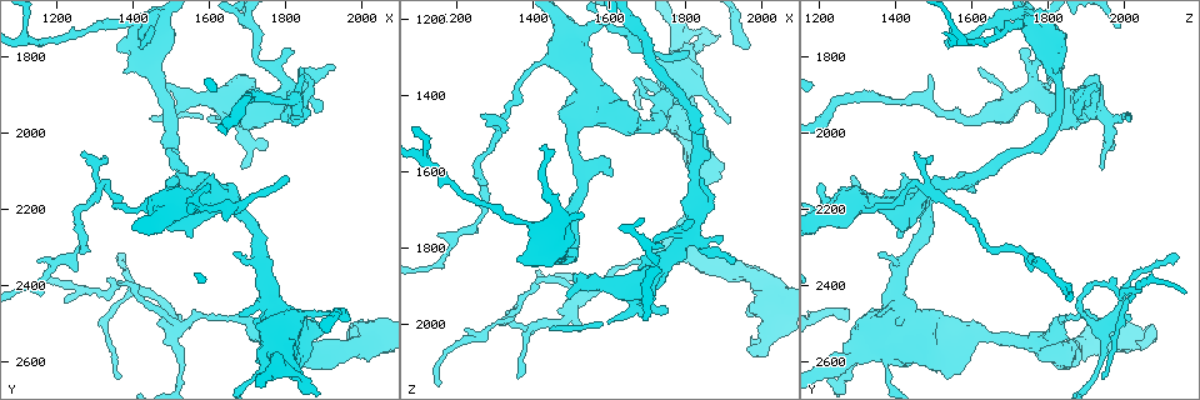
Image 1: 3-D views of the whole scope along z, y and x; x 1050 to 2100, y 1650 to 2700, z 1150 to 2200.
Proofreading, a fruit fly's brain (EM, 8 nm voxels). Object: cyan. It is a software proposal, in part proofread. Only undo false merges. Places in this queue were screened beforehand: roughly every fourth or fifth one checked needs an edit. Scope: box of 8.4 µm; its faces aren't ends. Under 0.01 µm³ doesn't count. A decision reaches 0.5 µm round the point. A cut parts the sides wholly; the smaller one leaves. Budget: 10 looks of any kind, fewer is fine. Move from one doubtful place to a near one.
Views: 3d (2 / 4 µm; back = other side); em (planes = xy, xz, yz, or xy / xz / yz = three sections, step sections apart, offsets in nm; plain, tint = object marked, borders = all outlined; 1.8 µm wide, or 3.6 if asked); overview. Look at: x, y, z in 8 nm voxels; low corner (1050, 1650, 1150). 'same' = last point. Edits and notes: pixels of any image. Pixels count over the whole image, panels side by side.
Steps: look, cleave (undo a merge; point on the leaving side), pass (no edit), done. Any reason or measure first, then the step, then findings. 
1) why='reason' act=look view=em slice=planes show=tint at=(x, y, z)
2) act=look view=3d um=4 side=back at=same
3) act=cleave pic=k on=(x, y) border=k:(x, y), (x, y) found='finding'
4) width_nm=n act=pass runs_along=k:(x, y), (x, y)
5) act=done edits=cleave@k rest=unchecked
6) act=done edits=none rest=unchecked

why='sudden change in width' act=look view=em um=3.6 slice=xz step=16 show=tint at=(1570, 2185, 1215)

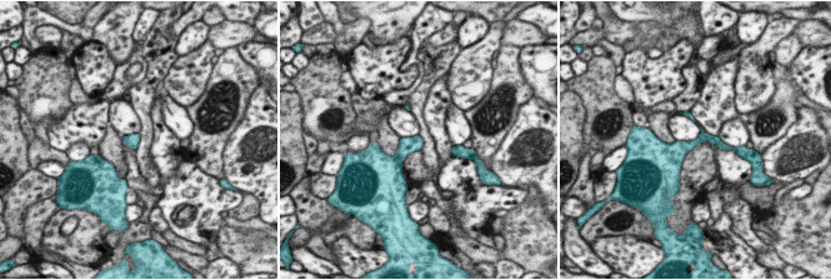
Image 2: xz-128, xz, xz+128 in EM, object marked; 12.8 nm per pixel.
why='cut it another way' act=look view=em um=3.6 slice=planes show=tint at=same

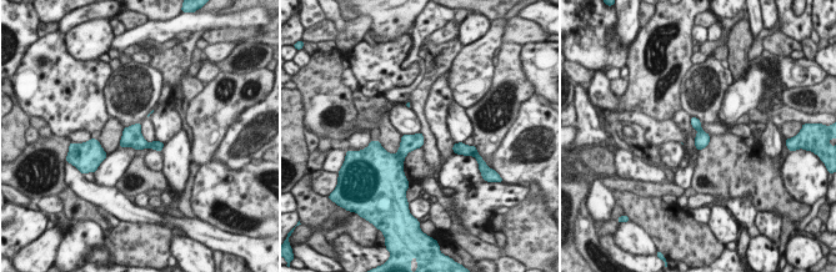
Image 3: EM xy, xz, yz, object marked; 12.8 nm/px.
act=pass found='continuous, no second neuron'

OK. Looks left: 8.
why='abrupt turn' act=look view=em slice=xz step=16 show=tint at=(1535, 2500, 1920)

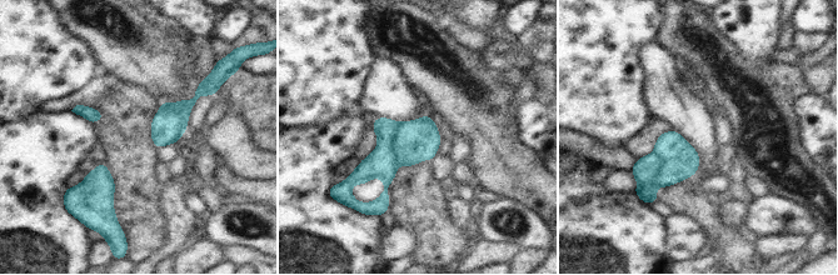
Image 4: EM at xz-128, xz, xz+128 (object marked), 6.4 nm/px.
act=look view=em slice=xy step=4 show=tint at=same

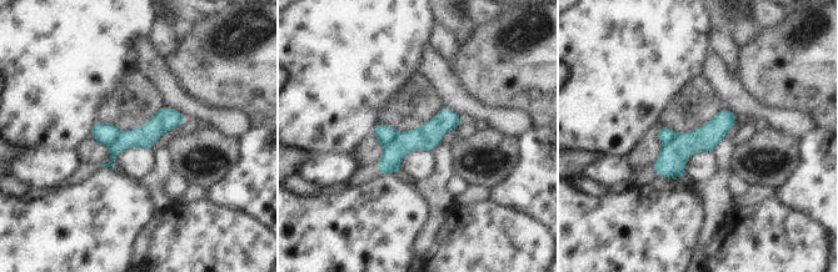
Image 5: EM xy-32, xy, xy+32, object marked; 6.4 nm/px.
act=cleave pic=5 on=(105, 134) border=5:(120, 131), (110, 146) found='a second neuron is stuck on'

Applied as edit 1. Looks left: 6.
act=look view=overview

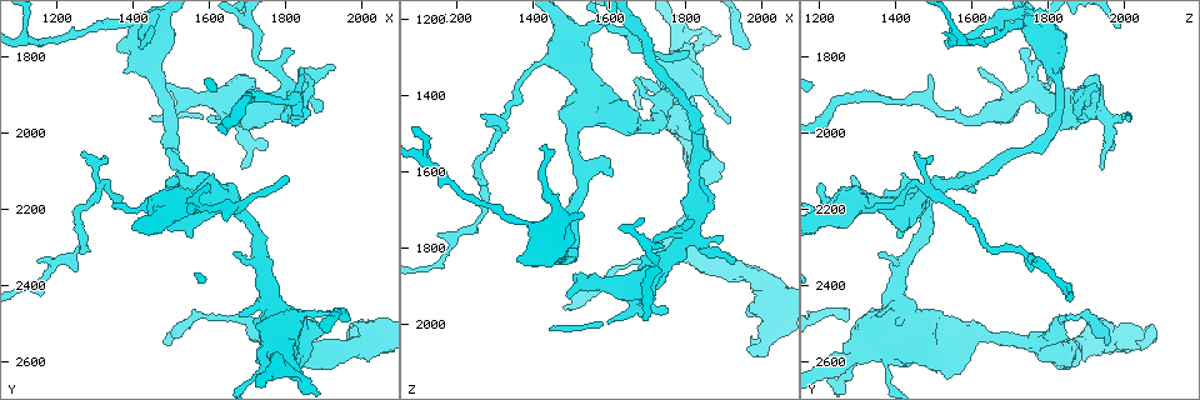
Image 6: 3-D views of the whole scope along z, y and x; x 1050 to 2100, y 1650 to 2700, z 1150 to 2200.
why='calibre changes' act=look view=em slice=planes show=plain at=(1995, 2540, 1955)

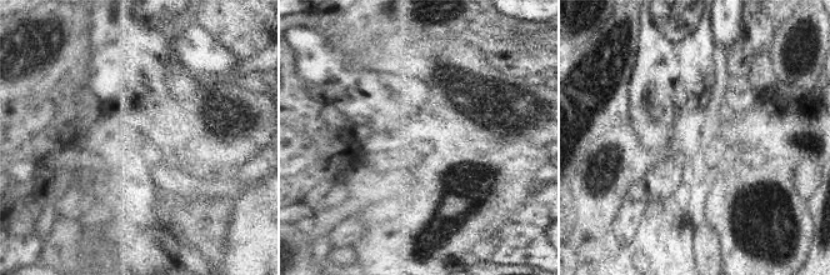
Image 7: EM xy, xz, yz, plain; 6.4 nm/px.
why='with the object marked' act=look view=em slice=planes show=tint at=same

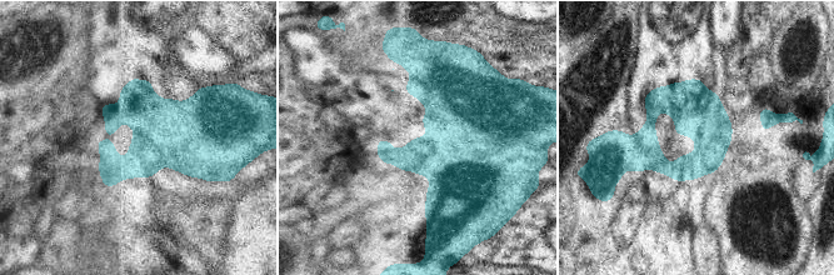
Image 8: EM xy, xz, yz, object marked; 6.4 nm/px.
act=pass found='all the same neuron'

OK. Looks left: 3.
why='branch point' act=look view=em slice=planes show=tint at=(1315, 2145, 1460)

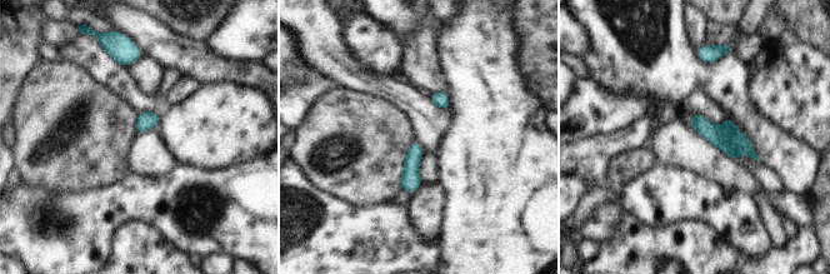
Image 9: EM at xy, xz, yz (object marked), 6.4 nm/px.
act=pass found='one neuron here'

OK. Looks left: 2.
act=done edits=cleave@5 rest=unchecked

